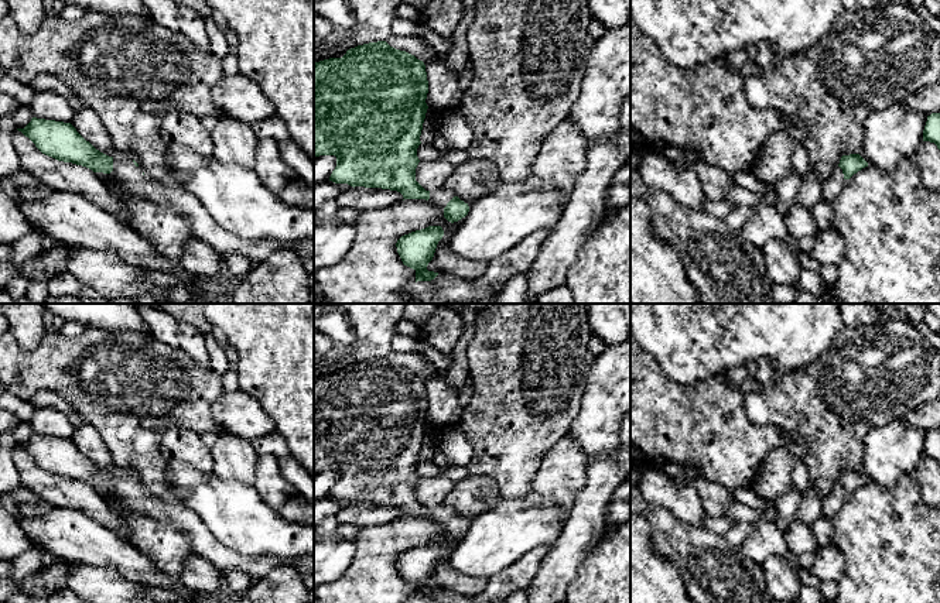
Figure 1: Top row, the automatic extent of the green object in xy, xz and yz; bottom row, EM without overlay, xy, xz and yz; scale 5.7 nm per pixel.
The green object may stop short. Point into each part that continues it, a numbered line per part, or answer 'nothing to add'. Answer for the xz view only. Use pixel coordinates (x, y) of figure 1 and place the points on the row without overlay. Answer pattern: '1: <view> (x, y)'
1: xz (441, 513)

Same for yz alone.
1: yz (831, 504)

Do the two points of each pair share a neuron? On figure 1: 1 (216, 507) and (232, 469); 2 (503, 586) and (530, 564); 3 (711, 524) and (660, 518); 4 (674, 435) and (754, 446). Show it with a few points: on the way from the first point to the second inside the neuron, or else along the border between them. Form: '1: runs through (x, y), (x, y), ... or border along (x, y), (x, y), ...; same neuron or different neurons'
1: border along (214, 473), (222, 479), (233, 479), (252, 486); different neurons
2: runs through (510, 582), (523, 571); same neuron
3: border along (701, 527), (723, 535); different neurons
4: runs through (694, 435), (708, 446), (734, 446); same neuron

